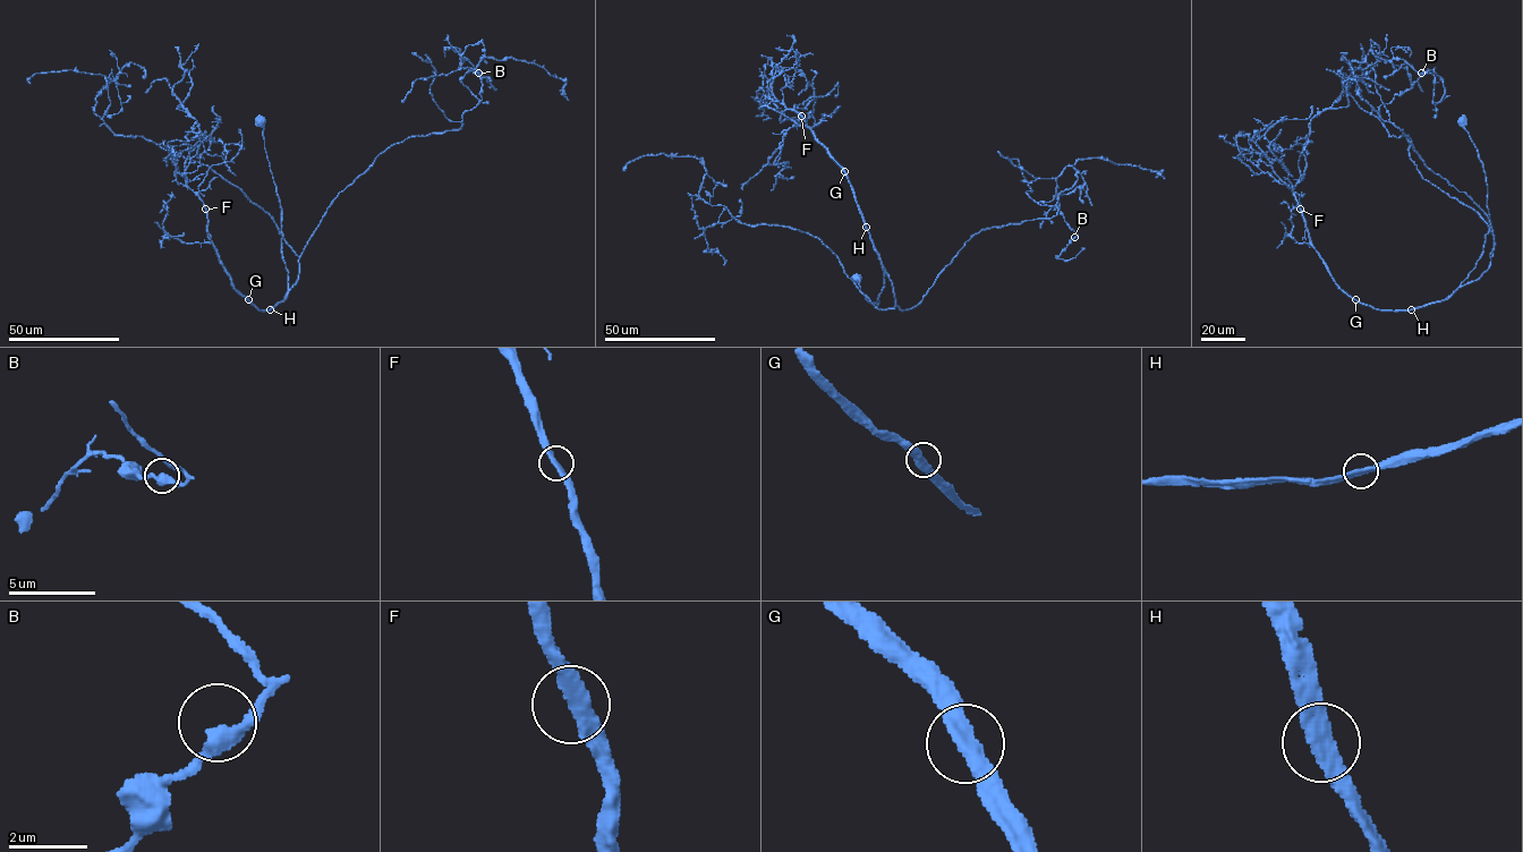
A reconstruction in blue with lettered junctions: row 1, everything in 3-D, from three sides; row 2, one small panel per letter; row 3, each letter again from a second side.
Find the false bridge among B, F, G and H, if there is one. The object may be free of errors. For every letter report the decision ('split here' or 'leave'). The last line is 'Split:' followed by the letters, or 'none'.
B: leave
F: leave
G: leave
H: leave
Split: none

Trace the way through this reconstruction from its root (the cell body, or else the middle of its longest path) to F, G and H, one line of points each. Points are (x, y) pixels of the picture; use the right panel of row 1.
F: (1463, 121), (1486, 173), (1490, 229), (1475, 267), (1446, 299), (1406, 311), (1353, 299), (1313, 246), (1300, 209)
G: (1463, 121), (1482, 163), (1488, 185), (1490, 229), (1475, 267), (1446, 299), (1422, 307), (1383, 311), (1355, 299)
H: (1463, 121), (1486, 173), (1490, 229), (1475, 267), (1460, 286), (1445, 299), (1412, 309)

